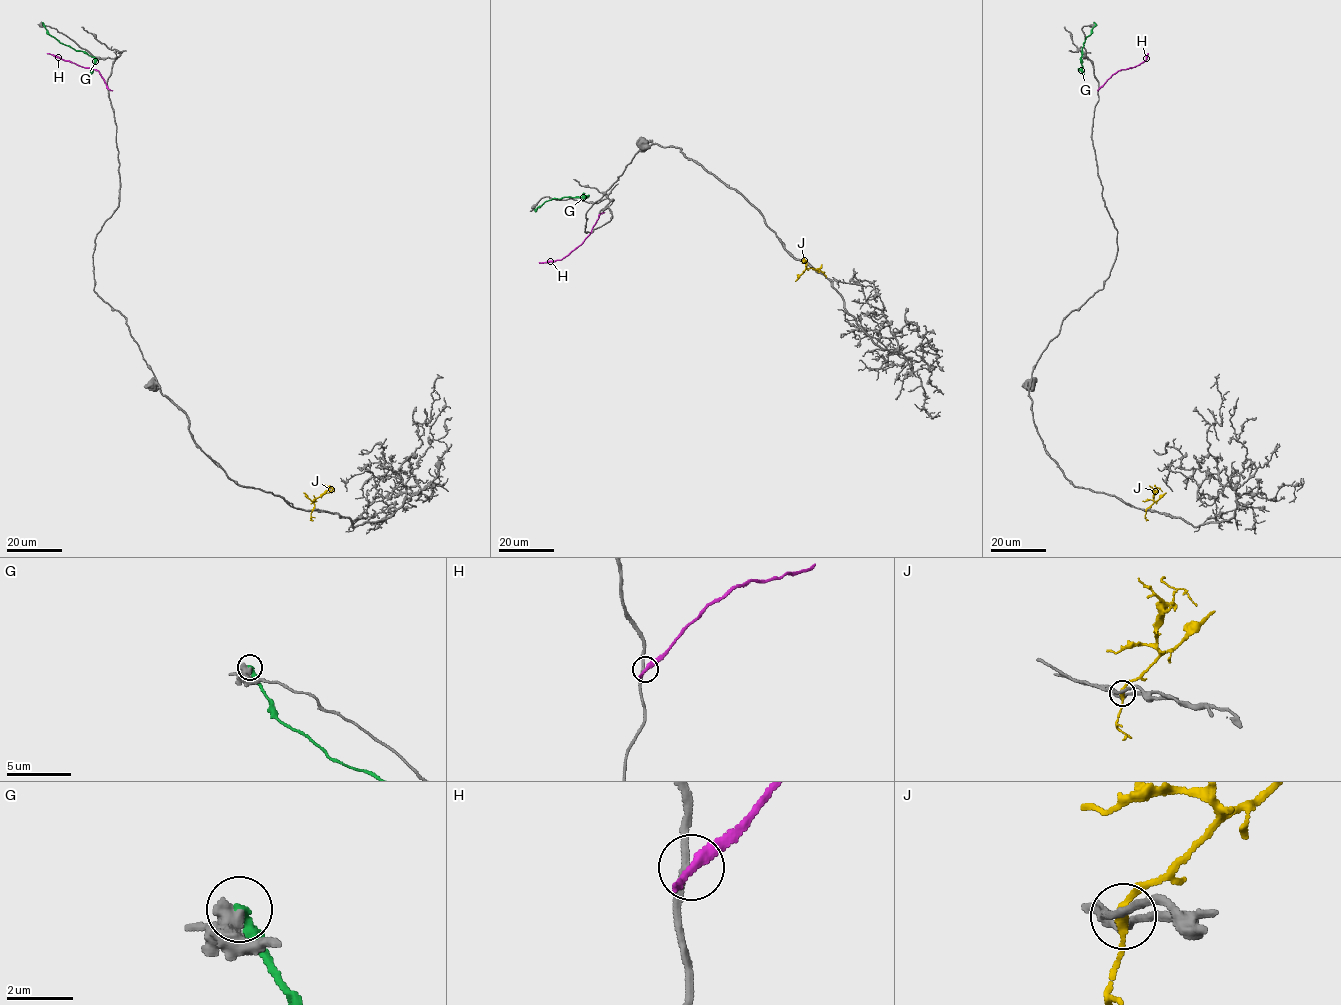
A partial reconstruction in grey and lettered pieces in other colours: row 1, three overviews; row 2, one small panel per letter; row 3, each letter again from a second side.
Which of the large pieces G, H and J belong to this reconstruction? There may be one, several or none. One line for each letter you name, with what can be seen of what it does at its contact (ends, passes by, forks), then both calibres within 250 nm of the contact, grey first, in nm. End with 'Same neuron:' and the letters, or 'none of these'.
Same neuron: none of these

